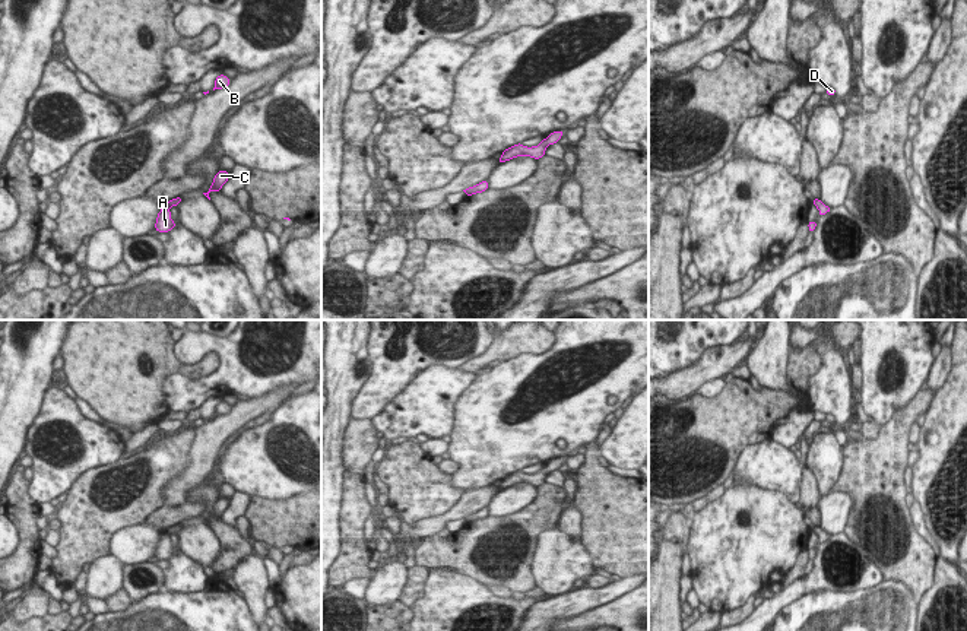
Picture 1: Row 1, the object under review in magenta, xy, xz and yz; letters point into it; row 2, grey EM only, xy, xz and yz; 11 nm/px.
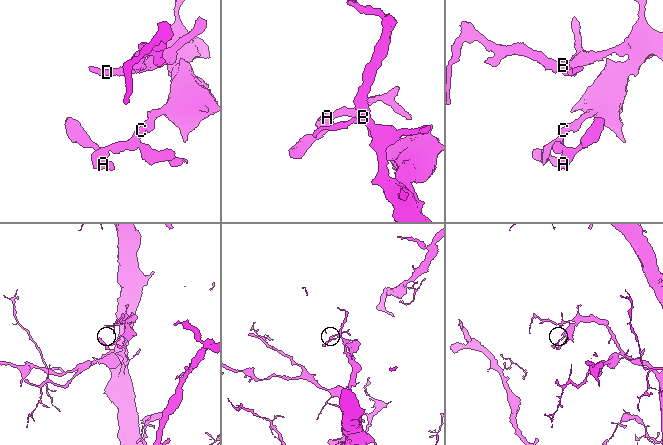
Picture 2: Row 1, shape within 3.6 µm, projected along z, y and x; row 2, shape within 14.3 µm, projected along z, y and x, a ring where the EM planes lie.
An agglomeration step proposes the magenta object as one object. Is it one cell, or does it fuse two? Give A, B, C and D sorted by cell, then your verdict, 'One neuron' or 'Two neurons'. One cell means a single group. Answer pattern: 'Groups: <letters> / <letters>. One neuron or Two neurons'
Groups: A B C D. One neuron.

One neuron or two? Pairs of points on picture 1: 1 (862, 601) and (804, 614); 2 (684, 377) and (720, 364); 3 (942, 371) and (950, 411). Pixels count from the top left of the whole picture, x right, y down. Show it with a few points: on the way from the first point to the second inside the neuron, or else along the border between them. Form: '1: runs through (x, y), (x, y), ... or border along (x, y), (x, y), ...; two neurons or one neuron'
1: runs through (847, 614), (818, 614); one neuron
2: runs through (693, 377), (712, 365); one neuron
3: border along (951, 367), (945, 383), (935, 395); two neurons

